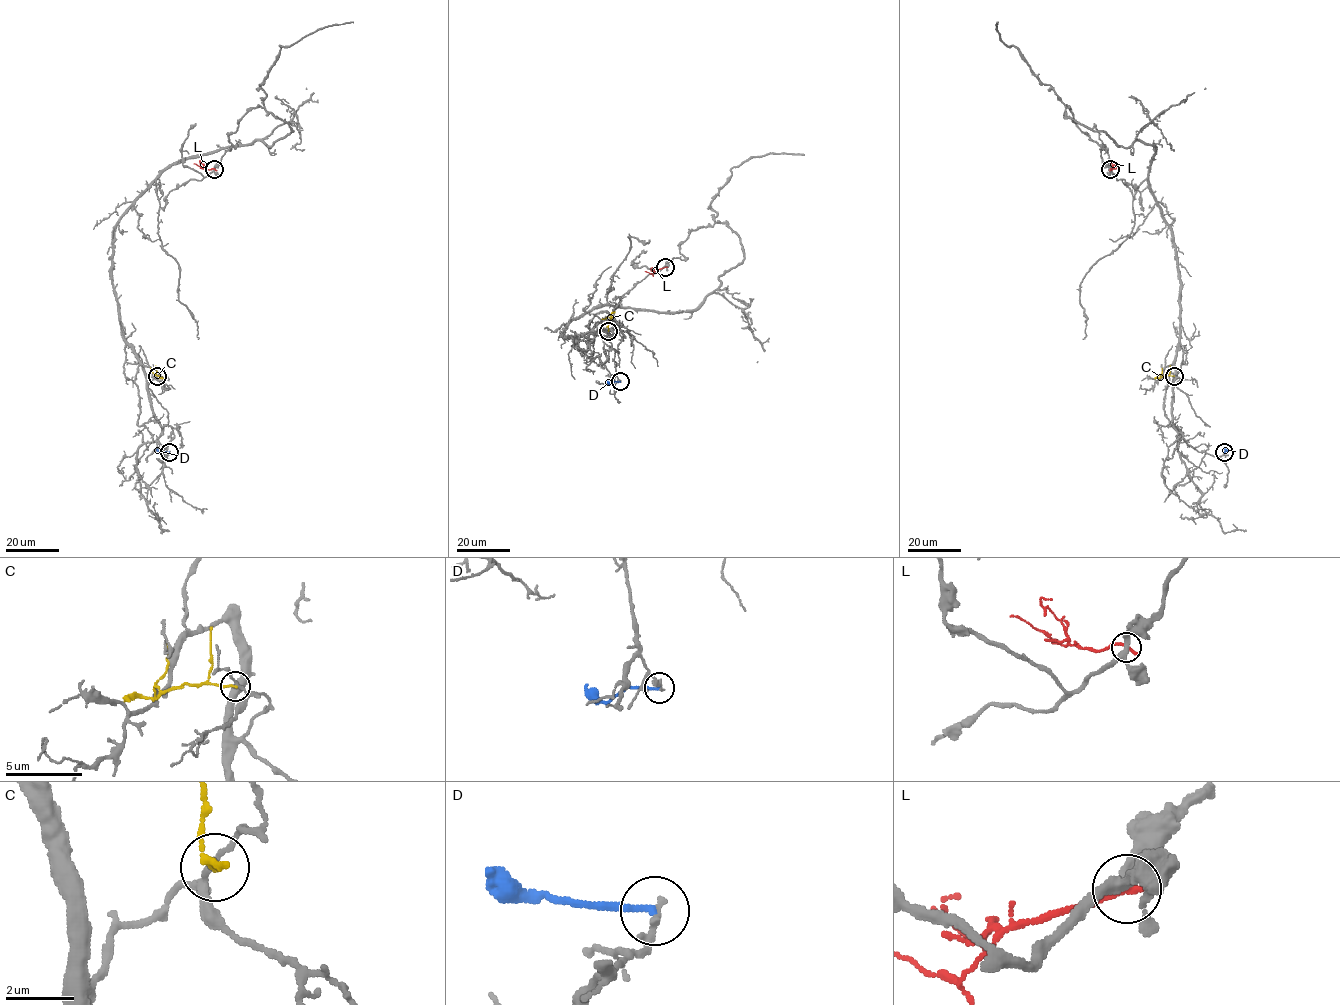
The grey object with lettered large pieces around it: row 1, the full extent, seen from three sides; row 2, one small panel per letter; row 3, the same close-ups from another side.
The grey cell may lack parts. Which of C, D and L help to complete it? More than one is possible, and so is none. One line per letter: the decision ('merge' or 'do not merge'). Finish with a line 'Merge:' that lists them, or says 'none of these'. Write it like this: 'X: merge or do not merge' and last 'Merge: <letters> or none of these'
C: do not merge
D: do not merge
L: do not merge
Merge: none of these

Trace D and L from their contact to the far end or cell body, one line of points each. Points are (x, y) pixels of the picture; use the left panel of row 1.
D: (169, 452), (156, 448)
L: (214, 169), (194, 163)

